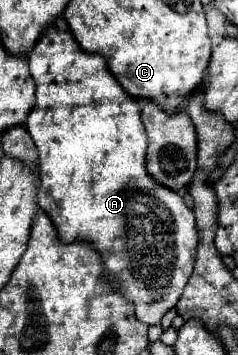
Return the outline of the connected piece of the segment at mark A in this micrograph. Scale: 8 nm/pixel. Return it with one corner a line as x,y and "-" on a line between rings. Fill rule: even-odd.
53,26
45,28
43,36
37,40
37,44
33,46
33,50
29,52
29,72
35,80
37,92
35,92
35,108
29,114
25,126
39,150
39,194
37,194
37,204
51,216
57,234
63,242
73,242
73,240
87,240
93,242
95,248
99,250
103,262
105,262
105,272
119,284
119,292
125,294
133,304
135,304
135,314
141,322
145,324
159,324
163,314
173,308
193,272
193,262
195,262
195,248
197,248
197,228
195,228
195,216
193,210
185,206
183,198
179,196
179,192
175,190
165,190
165,186
157,186
157,182
153,182
153,178
149,178
149,172
145,170
145,150
147,150
147,138
145,138
145,128
141,122
141,106
139,100
129,96
121,84
115,80
115,76
111,74
111,70
107,68
105,58
97,56
97,54
85,54
85,50
81,50
81,46
77,46
75,38
71,36
71,32
67,30
57,30

